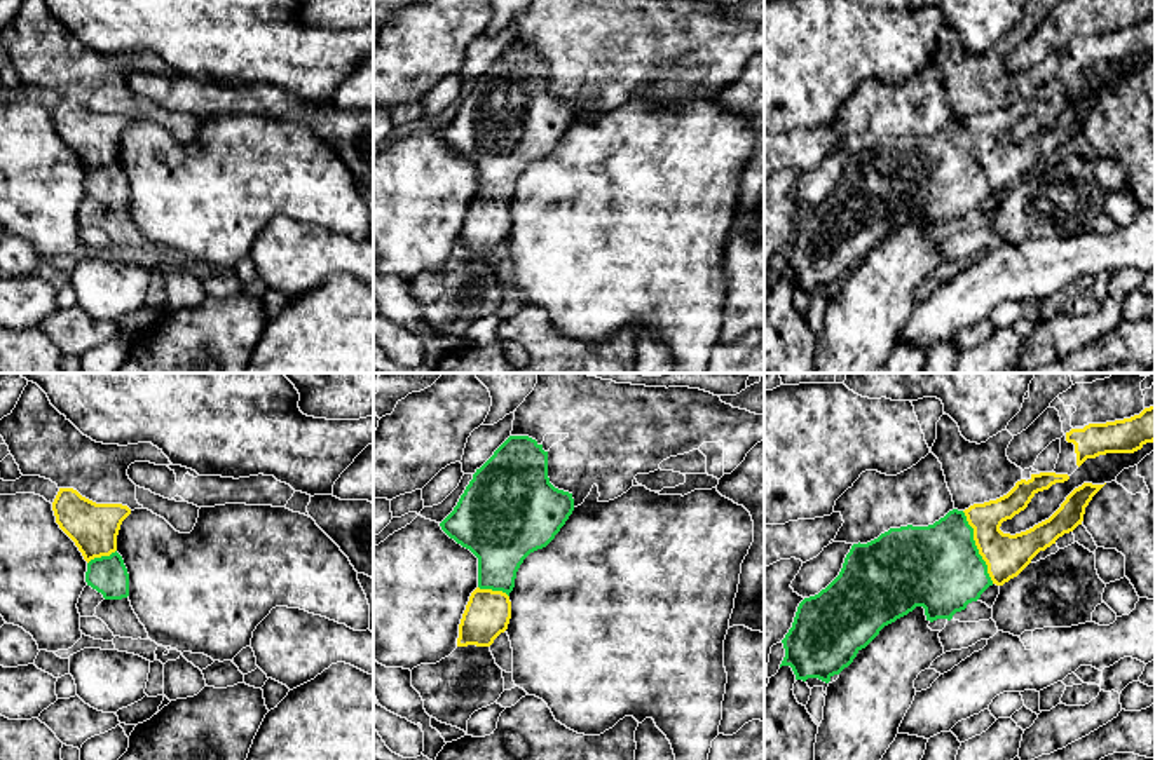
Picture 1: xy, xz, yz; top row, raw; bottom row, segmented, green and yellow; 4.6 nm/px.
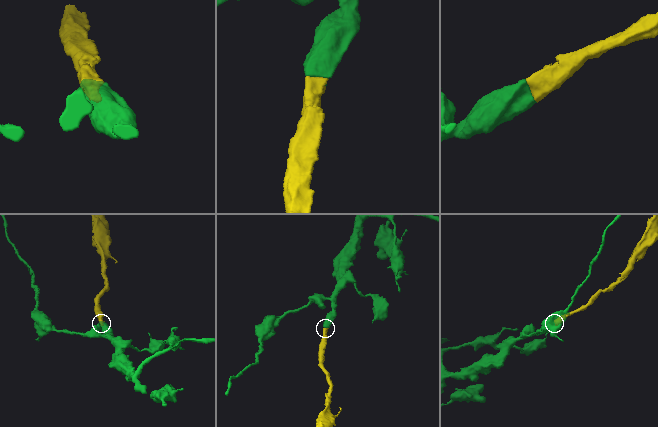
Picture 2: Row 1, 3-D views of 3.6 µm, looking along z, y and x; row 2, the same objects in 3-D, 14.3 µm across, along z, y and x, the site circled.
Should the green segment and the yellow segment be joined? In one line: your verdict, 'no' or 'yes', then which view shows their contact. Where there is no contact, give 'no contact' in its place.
yes | yz

